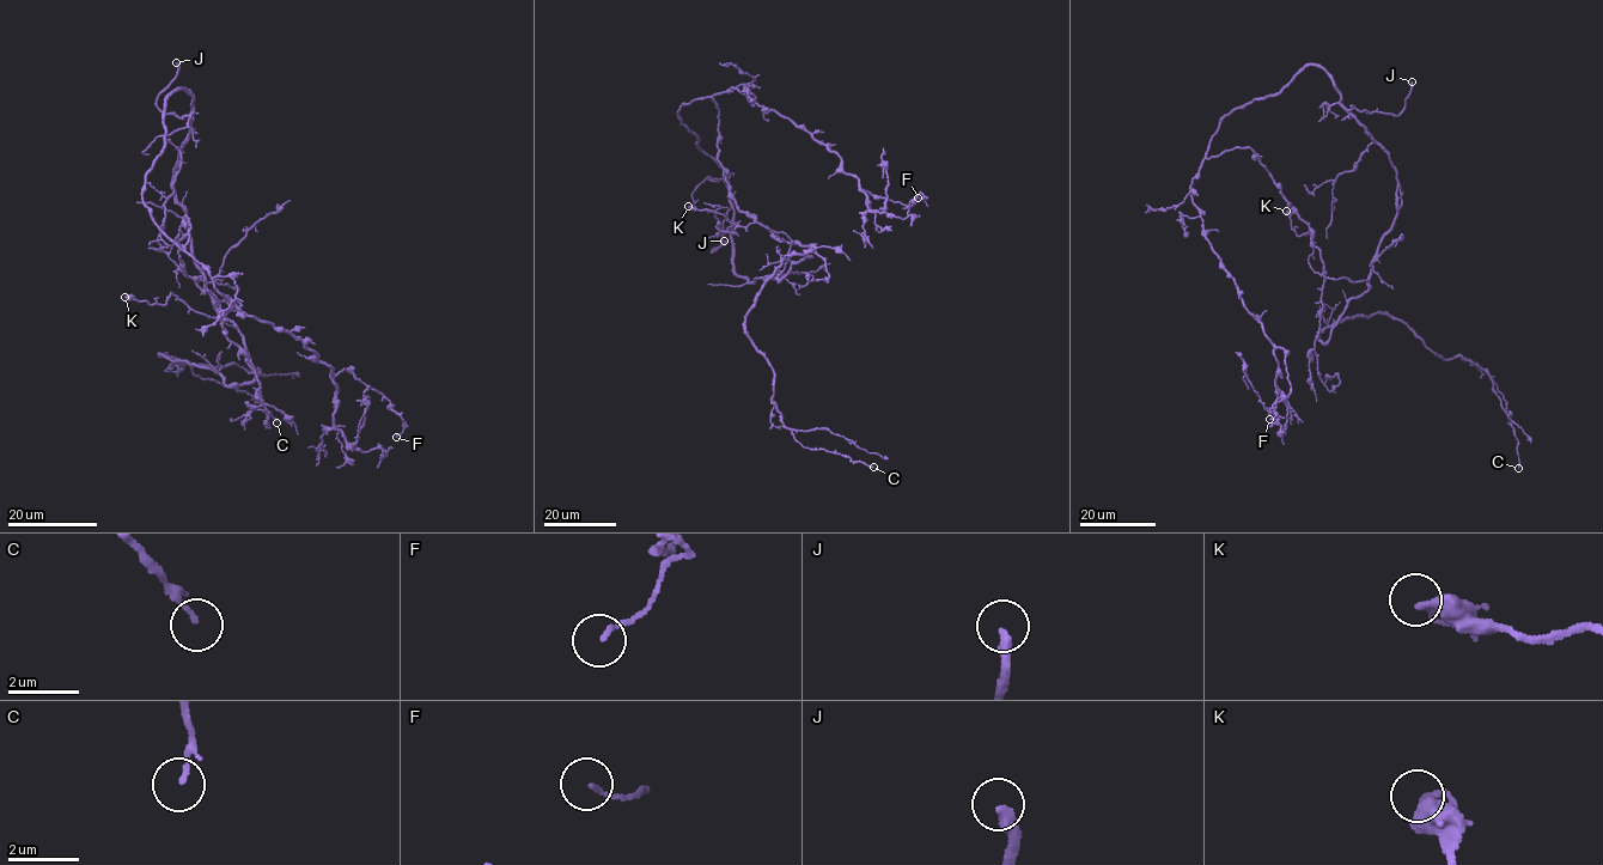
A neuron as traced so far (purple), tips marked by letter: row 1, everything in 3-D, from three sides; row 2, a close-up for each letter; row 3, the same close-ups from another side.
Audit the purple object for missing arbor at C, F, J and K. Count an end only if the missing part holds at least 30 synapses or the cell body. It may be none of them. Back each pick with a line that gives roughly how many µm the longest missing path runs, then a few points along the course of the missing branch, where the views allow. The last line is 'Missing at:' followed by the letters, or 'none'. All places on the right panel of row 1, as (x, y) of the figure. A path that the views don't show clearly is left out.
J: about 3 µm are missing
Missing at: J

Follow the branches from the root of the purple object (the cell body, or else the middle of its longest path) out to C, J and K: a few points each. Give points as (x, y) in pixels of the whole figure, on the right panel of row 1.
C: (1361, 126), (1396, 171), (1397, 217), (1320, 340), (1388, 314), (1469, 359), (1505, 400), (1518, 468)
J: (1361, 126), (1347, 110), (1396, 115), (1405, 105), (1412, 81)
K: (1361, 126), (1387, 152), (1397, 182), (1397, 217), (1367, 280), (1314, 270), (1310, 236), (1297, 235), (1286, 211)

